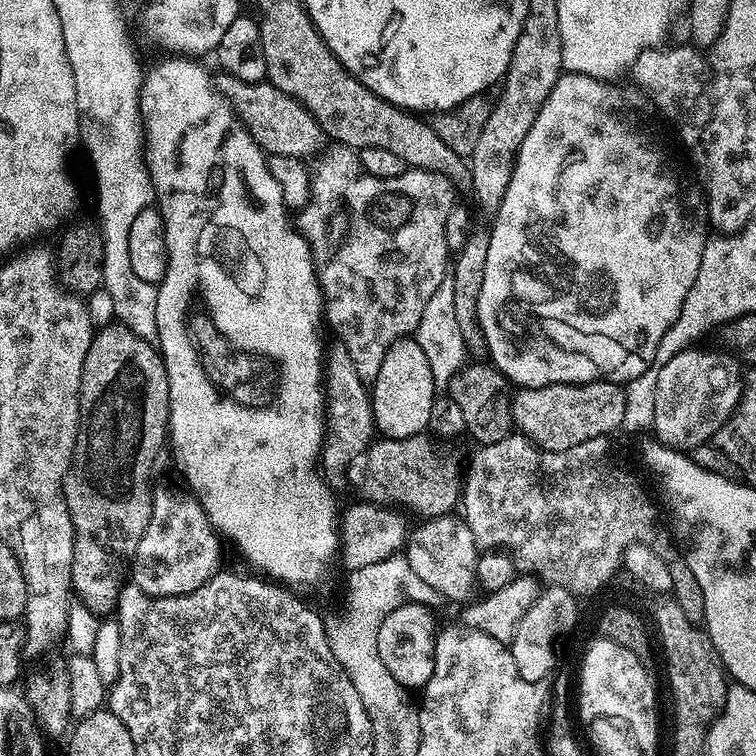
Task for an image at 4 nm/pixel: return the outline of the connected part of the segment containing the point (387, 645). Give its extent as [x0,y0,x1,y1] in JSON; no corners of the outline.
[378,604,438,690]

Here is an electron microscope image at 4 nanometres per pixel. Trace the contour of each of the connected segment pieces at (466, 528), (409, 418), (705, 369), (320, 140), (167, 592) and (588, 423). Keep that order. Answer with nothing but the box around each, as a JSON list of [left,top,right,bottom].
[[406,514,481,602],[370,338,438,440],[652,346,744,450],[215,74,326,158],[130,495,222,596],[512,380,628,448]]

